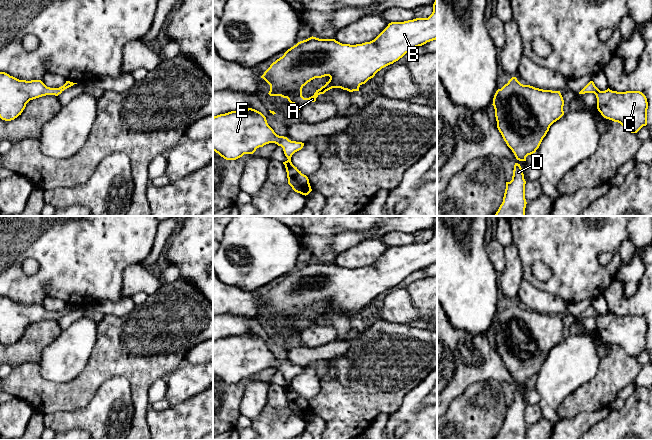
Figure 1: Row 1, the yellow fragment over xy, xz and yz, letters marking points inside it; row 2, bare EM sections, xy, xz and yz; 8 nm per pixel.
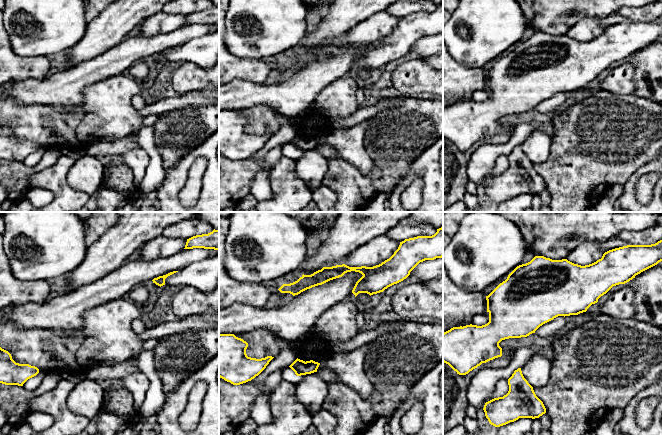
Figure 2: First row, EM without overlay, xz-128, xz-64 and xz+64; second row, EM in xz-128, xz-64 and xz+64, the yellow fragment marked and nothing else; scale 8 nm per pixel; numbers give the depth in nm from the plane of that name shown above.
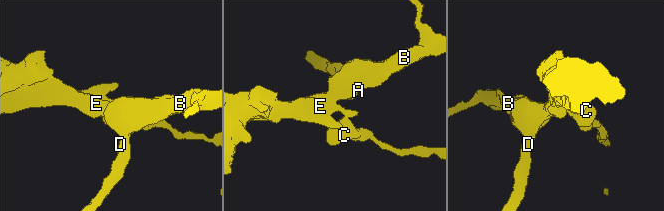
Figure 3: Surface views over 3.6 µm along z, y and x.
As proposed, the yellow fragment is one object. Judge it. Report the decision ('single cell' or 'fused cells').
single cell

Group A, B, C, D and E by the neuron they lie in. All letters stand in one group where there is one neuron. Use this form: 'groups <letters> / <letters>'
groups A B C D E

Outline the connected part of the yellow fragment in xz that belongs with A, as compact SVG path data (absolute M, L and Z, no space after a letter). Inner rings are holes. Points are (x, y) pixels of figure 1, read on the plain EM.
M437 216L433 236L428 242L416 242L404 246L391 246L372 265L362 268L342 268L335 263L310 261L288 273L282 281L273 286L261 300L270 309L270 320L287 322L299 334L306 328L315 326L320 318L332 312L341 312L349 316L359 315L359 311L382 292L393 288L412 273L437 263ZM329 300L324 310L316 314L313 320L304 322L302 312L315 302Z

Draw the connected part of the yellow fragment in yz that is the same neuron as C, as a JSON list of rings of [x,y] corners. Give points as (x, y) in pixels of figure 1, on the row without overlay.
[[[590,305],[579,318],[594,317],[597,322],[597,333],[609,344],[620,347],[628,356],[637,357],[647,349],[648,326],[640,315],[617,316],[609,312],[600,315]]]

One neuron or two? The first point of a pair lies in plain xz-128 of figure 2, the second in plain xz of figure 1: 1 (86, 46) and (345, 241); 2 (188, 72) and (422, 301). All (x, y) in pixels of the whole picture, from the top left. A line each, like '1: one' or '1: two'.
1: one
2: two

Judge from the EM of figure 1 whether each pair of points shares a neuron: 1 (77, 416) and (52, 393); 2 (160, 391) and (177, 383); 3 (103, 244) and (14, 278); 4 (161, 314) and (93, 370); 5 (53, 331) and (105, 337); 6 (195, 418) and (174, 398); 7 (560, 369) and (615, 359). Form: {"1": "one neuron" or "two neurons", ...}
{"1": "two neurons", "2": "two neurons", "3": "one neuron", "4": "one neuron", "5": "two neurons", "6": "two neurons", "7": "two neurons"}

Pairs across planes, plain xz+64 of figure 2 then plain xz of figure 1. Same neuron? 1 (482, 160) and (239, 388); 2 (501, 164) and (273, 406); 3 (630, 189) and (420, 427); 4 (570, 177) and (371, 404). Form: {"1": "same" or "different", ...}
{"1": "different", "2": "same", "3": "same", "4": "same"}

